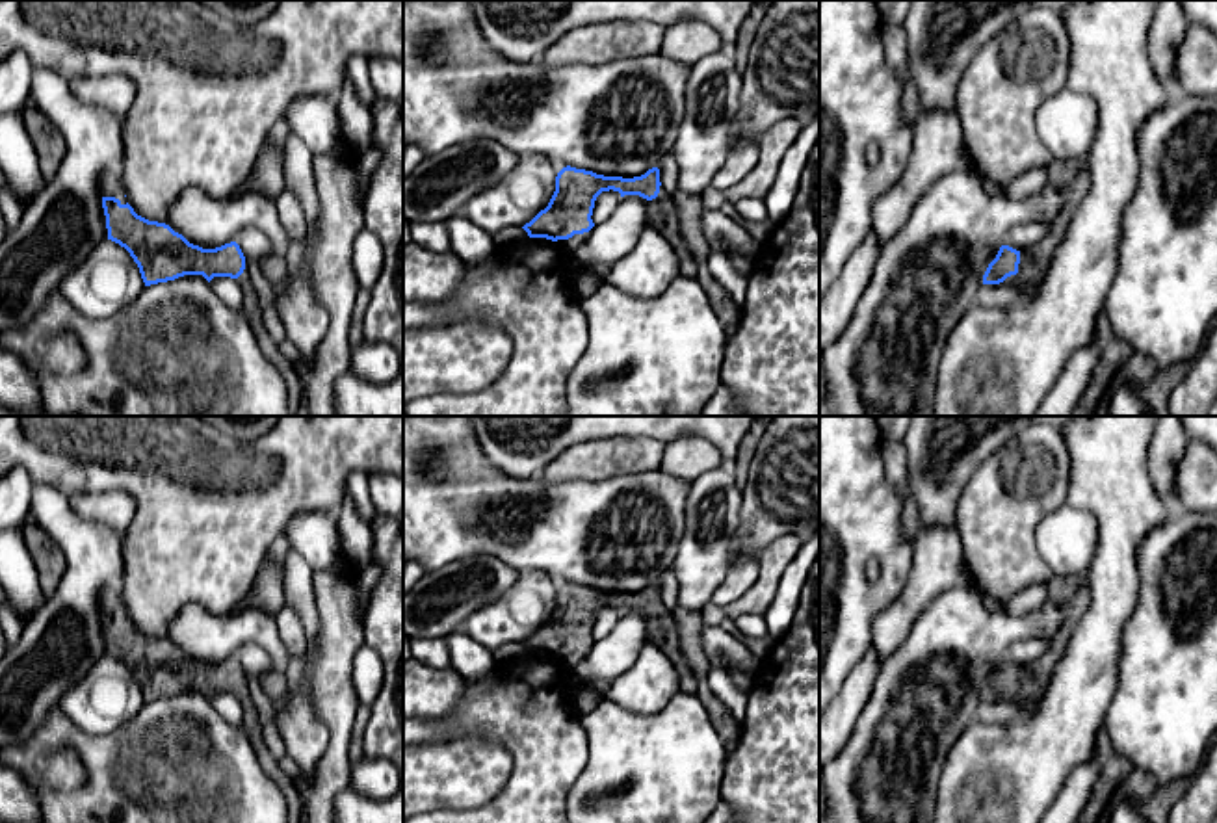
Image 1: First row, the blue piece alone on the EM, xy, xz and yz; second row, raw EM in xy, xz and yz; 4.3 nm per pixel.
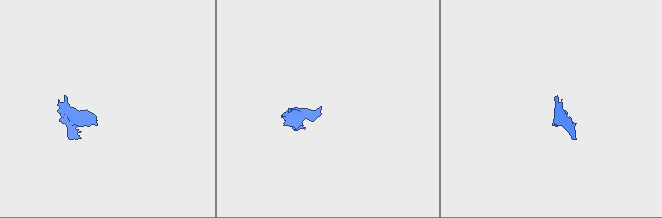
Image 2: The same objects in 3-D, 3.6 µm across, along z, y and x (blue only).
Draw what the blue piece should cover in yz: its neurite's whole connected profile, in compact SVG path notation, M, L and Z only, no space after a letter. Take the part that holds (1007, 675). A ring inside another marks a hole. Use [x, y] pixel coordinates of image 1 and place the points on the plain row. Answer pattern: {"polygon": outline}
{"polygon": "M1072 626L1061 628L1052 648L1042 658L1033 660L1024 667L1001 661L983 691L983 700L1000 700L1014 691L1016 702L1026 710L1026 719L1035 715L1048 691L1055 661L1063 656L1070 635Z"}

